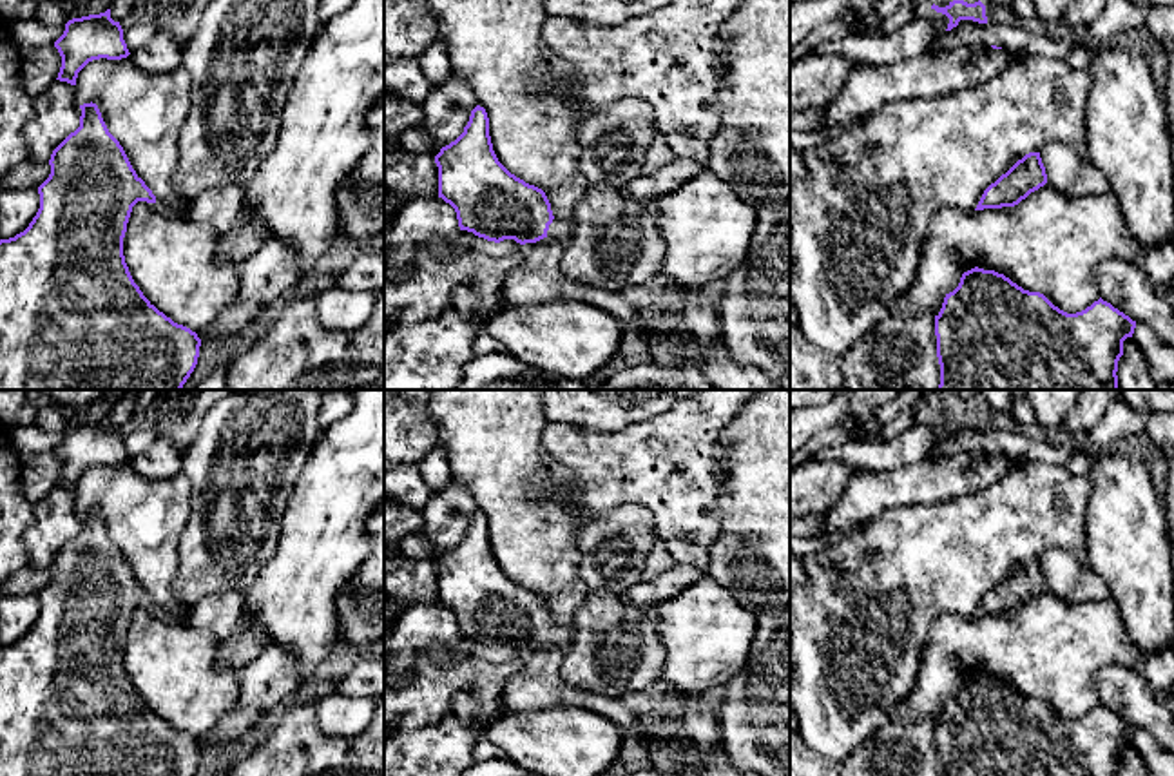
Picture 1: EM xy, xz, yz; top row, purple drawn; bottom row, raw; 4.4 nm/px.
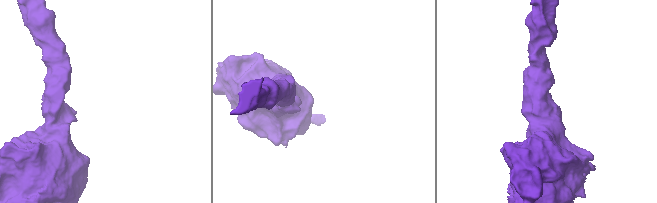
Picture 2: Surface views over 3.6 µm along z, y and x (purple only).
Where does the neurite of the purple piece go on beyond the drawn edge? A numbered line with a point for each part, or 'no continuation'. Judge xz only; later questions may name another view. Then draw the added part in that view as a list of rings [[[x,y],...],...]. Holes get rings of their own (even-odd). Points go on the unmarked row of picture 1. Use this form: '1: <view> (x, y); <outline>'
1: xz (562, 639); [[[553,626],[547,636],[547,644],[554,645],[558,651],[567,653],[574,640],[574,627]]]

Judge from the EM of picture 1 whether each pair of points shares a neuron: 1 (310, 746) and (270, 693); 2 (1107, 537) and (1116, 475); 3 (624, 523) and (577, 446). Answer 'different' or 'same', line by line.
1: different
2: same
3: different

